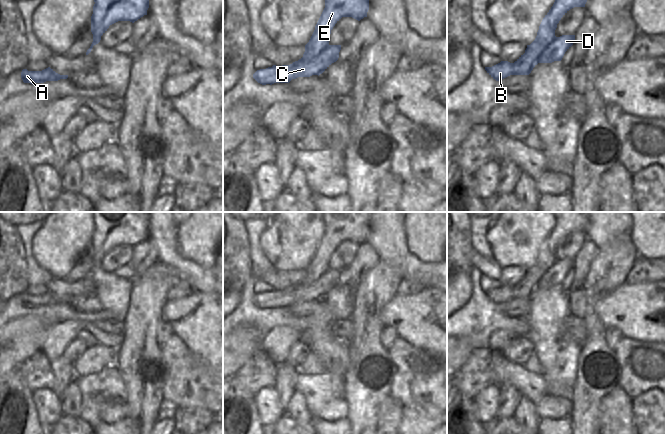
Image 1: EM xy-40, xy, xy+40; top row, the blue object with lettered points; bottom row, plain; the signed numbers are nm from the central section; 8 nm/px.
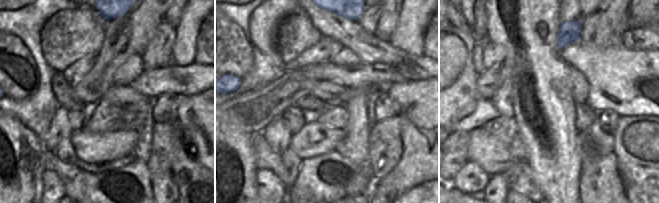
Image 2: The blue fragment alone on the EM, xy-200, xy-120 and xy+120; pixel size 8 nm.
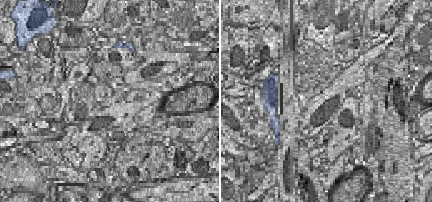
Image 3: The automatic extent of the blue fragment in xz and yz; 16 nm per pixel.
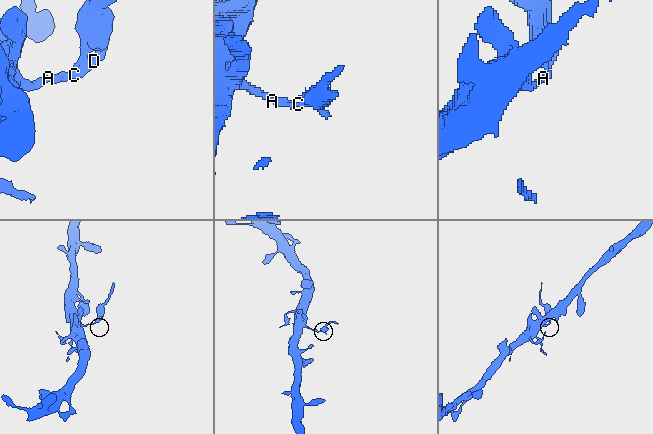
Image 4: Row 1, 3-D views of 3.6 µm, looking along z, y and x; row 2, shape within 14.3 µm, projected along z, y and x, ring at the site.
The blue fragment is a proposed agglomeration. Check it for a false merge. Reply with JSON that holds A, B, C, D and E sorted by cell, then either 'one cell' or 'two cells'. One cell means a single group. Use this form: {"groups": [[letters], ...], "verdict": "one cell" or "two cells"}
{"groups": [["A", "B", "C", "D"], ["E"]], "verdict": "two cells"}

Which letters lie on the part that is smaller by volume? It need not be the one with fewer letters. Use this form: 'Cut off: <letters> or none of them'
Cut off: E.

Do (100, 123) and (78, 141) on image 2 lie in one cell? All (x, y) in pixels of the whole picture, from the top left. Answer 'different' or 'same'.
different

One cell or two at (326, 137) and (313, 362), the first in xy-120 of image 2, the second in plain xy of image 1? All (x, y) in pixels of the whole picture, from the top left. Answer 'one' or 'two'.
one

